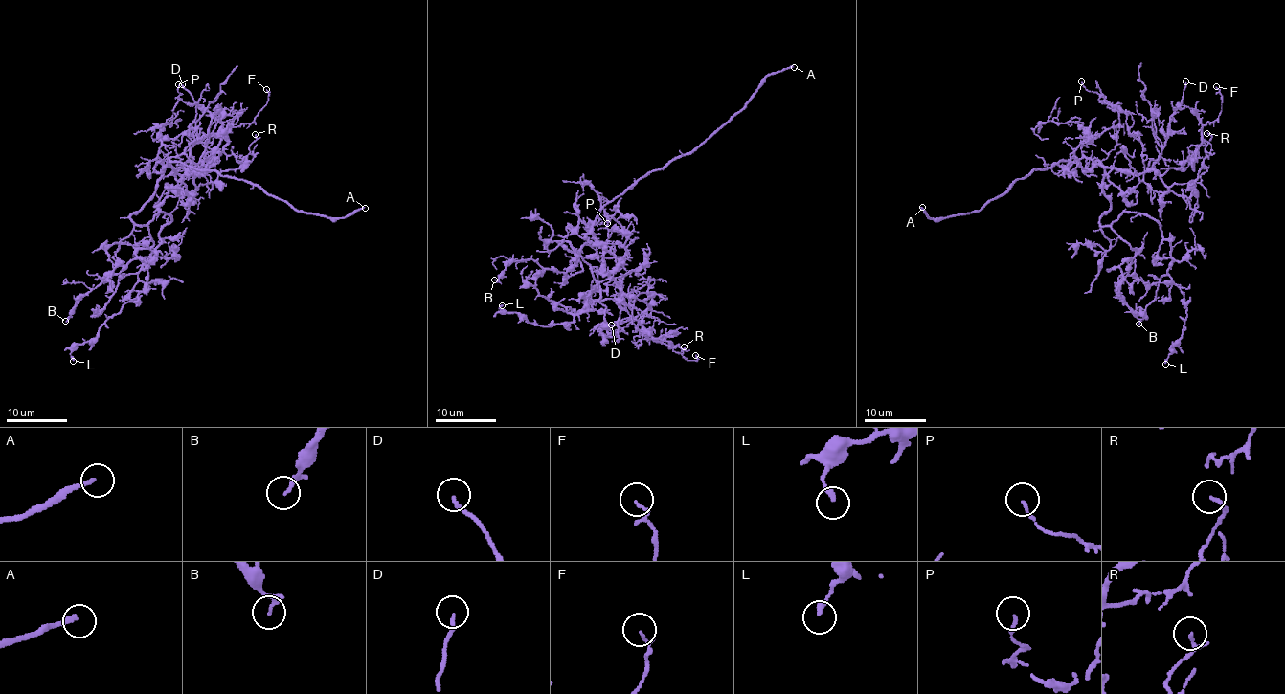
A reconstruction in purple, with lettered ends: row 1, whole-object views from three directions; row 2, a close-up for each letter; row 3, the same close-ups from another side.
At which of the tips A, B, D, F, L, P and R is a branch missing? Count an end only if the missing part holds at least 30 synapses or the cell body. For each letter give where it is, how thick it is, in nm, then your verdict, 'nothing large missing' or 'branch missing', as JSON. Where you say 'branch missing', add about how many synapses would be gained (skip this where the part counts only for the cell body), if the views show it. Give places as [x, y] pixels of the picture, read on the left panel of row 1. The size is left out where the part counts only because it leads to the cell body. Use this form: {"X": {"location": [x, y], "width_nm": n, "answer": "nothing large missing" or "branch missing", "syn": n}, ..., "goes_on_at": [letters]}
{"A": {"location": [365, 208], "width_nm": 200, "answer": "branch missing"}, "B": {"location": [65, 321], "width_nm": 150, "answer": "nothing large missing"}, "D": {"location": [182, 84], "width_nm": 150, "answer": "nothing large missing"}, "F": {"location": [266, 89], "width_nm": 80, "answer": "nothing large missing"}, "L": {"location": [73, 361], "width_nm": 240, "answer": "nothing large missing"}, "P": {"location": [178, 84], "width_nm": 130, "answer": "nothing large missing"}, "R": {"location": [255, 134], "width_nm": 100, "answer": "nothing large missing"}, "goes_on_at": ["A"]}

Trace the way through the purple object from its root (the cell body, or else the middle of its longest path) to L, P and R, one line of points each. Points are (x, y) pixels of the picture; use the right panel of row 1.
L: (1103, 191), (1110, 209), (1101, 226), (1123, 212), (1143, 213), (1170, 241), (1168, 276), (1186, 317), (1165, 364)
P: (1103, 191), (1103, 168), (1083, 167), (1073, 151), (1083, 141), (1114, 128), (1118, 114), (1081, 81)
R: (1103, 191), (1100, 166), (1133, 173), (1154, 170), (1166, 186), (1191, 183), (1211, 138), (1206, 133)

